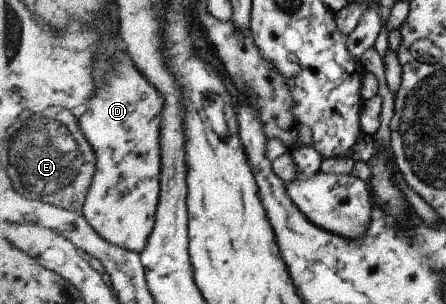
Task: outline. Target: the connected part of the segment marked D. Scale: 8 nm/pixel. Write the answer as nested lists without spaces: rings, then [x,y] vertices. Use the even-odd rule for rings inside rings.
[[[126,53],[117,54],[117,62],[115,63],[116,69],[112,70],[107,76],[107,83],[100,88],[98,86],[98,91],[94,95],[88,105],[88,110],[80,117],[81,127],[84,130],[84,133],[87,135],[87,138],[90,140],[90,143],[95,147],[98,166],[95,182],[92,184],[91,194],[87,199],[85,205],[84,214],[88,218],[88,221],[96,228],[96,231],[100,232],[100,235],[103,235],[110,243],[116,244],[117,246],[128,248],[129,250],[142,253],[148,244],[151,242],[152,234],[157,224],[159,205],[163,195],[163,186],[162,186],[162,173],[163,173],[163,145],[162,145],[162,129],[160,129],[160,121],[162,121],[162,109],[164,109],[164,97],[162,93],[138,71],[138,67],[134,65],[134,61],[126,55]]]

